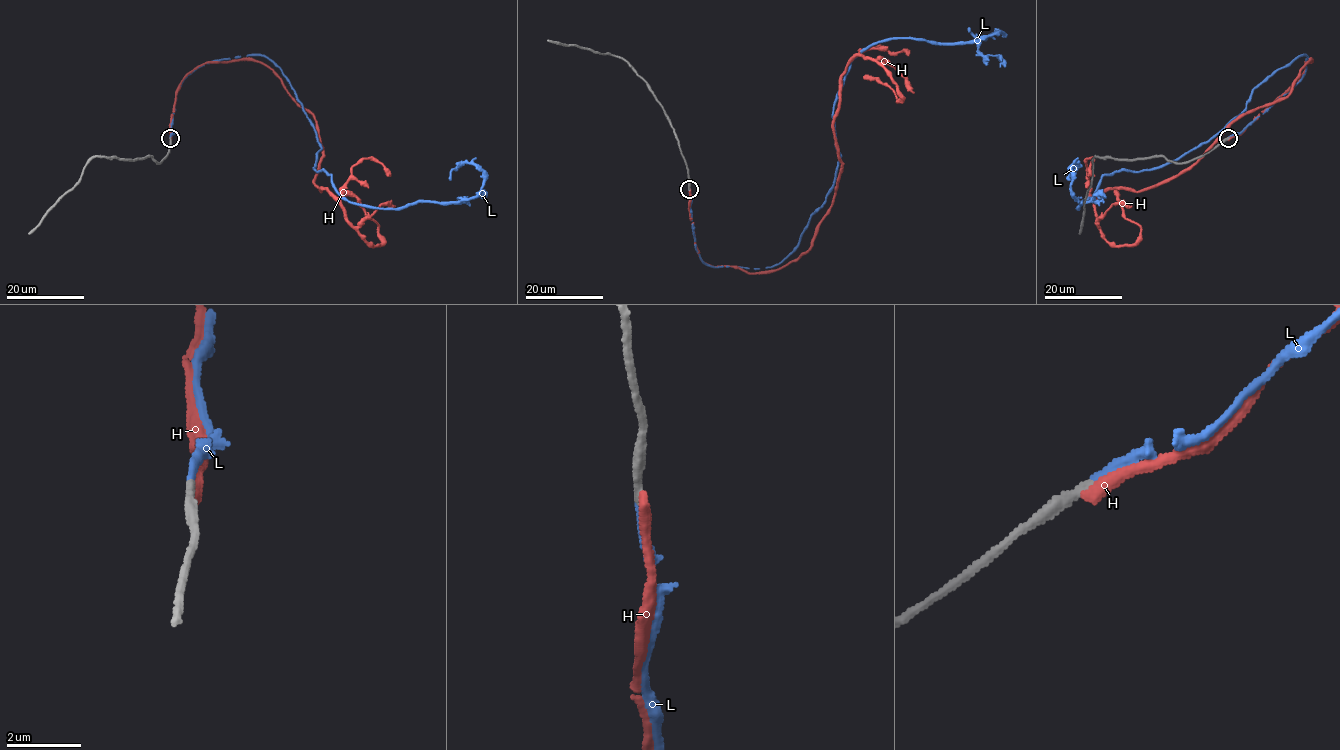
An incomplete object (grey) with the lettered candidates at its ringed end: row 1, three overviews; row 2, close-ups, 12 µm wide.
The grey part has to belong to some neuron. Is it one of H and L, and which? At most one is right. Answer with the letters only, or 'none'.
L

